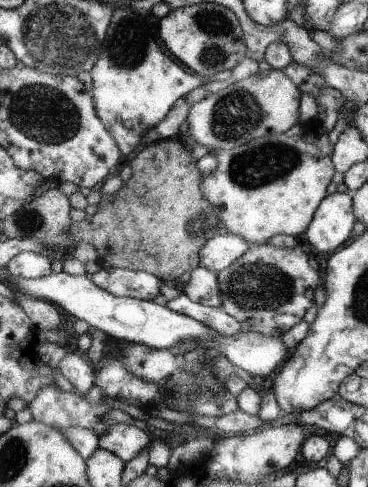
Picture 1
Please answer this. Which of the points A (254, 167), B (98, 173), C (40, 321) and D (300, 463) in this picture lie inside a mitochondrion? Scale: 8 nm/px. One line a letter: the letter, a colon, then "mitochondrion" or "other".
A: mitochondrion
B: other
C: other
D: other

